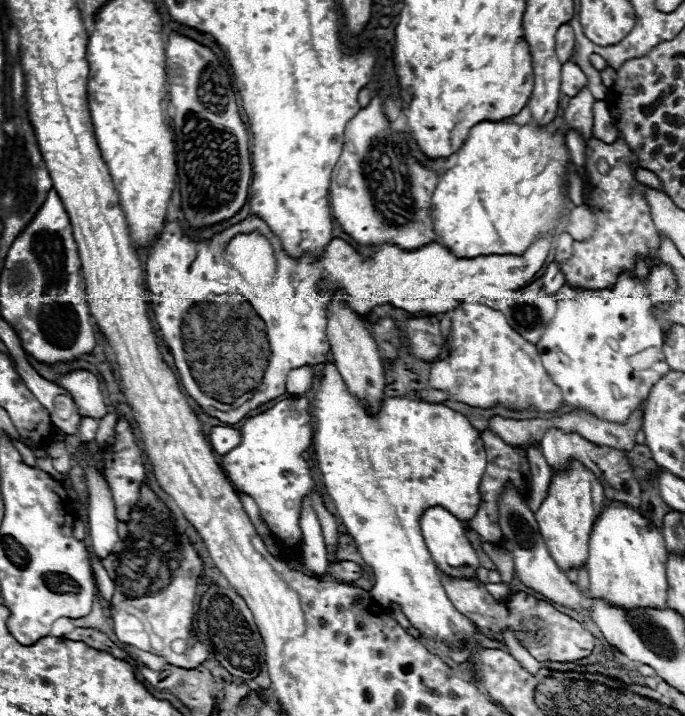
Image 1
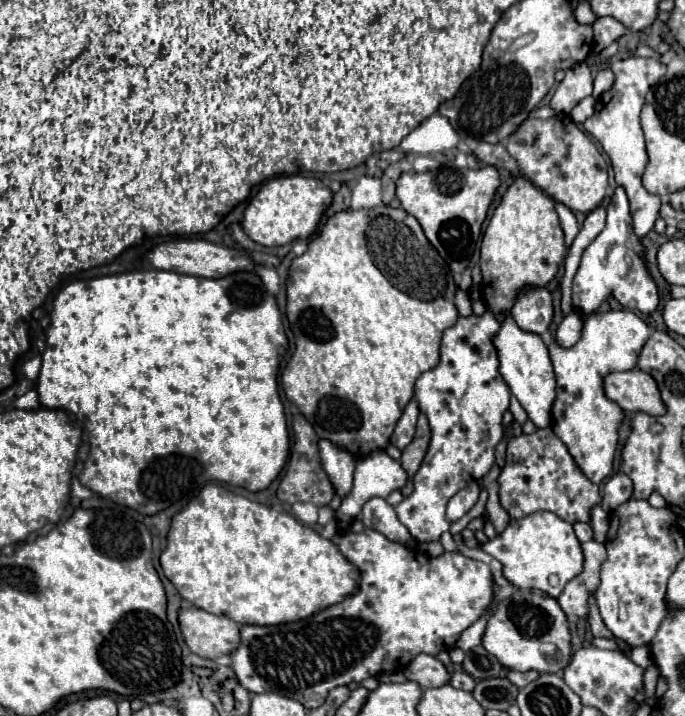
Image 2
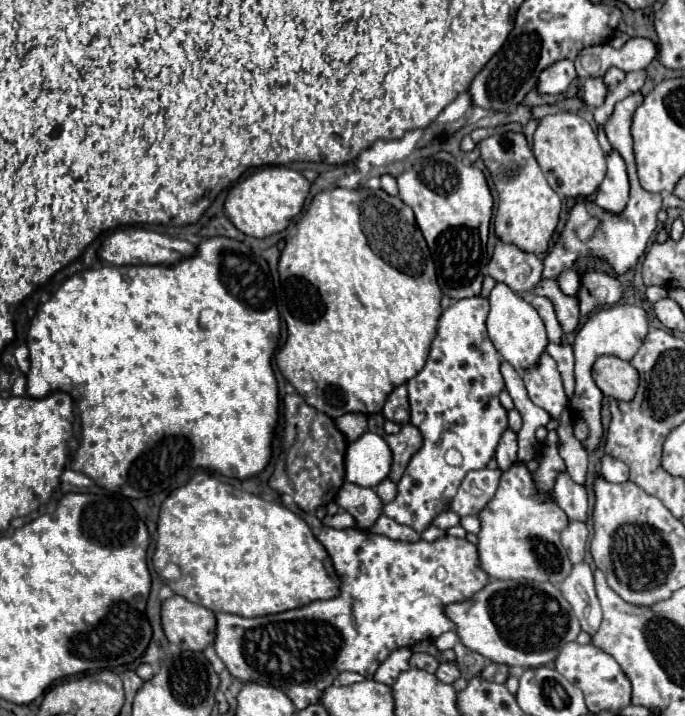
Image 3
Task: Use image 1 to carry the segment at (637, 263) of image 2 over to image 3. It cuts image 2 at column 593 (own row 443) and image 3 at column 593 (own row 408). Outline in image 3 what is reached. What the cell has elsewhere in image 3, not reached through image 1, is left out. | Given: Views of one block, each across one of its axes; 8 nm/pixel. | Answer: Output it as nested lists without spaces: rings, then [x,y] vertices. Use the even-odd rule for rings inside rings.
[[[586,270],[582,274],[582,288],[588,290],[584,294],[596,298],[596,306],[612,306],[622,298],[622,284],[606,272]]]

